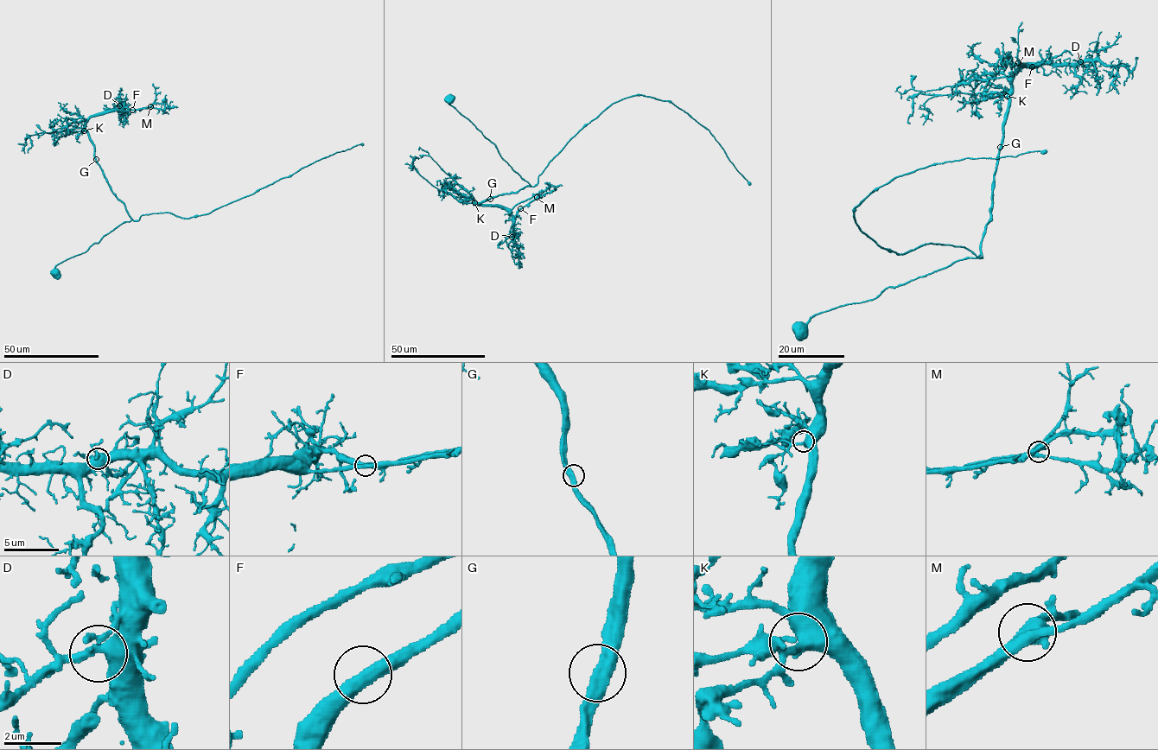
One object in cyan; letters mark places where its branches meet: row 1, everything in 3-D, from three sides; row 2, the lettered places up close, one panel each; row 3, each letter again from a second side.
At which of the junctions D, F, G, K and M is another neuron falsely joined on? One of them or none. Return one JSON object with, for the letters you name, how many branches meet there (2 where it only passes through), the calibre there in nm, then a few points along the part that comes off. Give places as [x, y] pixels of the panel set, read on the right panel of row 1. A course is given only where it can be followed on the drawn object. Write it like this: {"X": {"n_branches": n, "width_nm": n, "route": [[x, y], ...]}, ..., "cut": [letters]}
{"cut": []}

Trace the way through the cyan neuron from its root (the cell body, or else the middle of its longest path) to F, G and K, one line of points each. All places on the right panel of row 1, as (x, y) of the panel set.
F: (799, 329), (815, 314), (872, 300), (887, 287), (978, 256), (1013, 75), (1044, 63), (1032, 66)
G: (799, 329), (815, 314), (872, 300), (887, 287), (978, 256), (990, 217), (992, 182), (1000, 147)
K: (799, 329), (815, 314), (872, 300), (887, 287), (978, 256), (990, 217), (992, 182), (1008, 111), (1007, 96)

